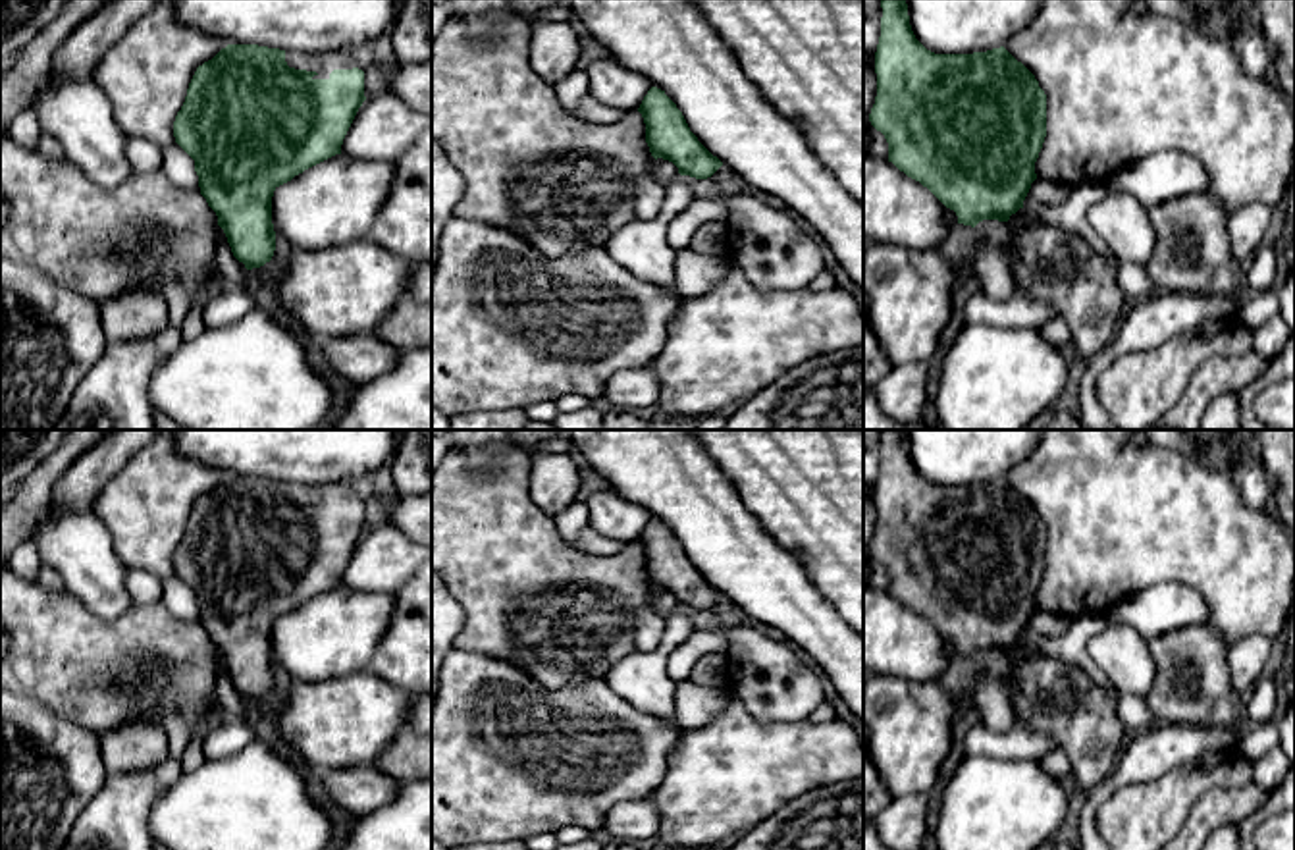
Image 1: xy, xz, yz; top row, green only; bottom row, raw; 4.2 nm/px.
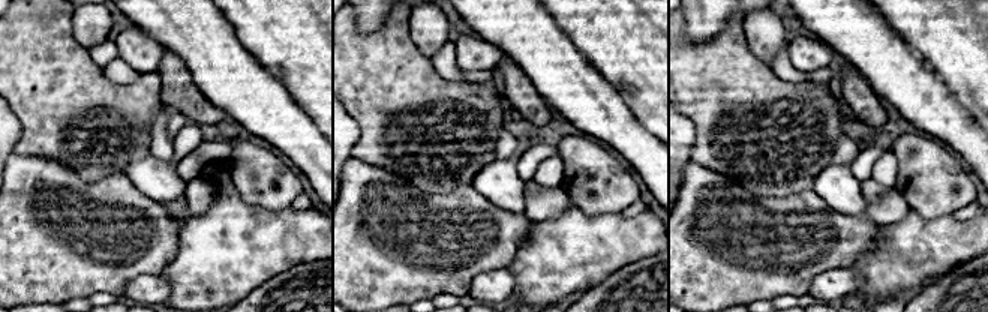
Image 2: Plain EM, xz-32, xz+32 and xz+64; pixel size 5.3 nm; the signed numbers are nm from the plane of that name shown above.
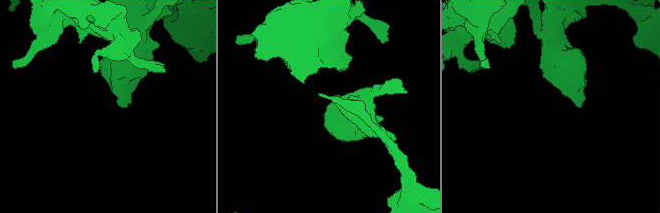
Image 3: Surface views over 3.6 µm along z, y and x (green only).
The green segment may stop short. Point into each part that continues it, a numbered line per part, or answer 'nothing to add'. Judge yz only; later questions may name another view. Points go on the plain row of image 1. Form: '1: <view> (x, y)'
1: yz (1055, 698)

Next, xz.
1: xz (532, 600)

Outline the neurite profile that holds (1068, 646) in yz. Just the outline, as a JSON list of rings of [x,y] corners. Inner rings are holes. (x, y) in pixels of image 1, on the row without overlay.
[[[1085,613],[1070,621],[1068,628],[1058,636],[1041,636],[1027,624],[1023,640],[1041,651],[1077,667],[1087,673],[1091,680],[1100,688],[1112,688],[1108,677],[1097,667],[1087,653],[1087,642],[1102,630],[1104,617],[1097,613]]]

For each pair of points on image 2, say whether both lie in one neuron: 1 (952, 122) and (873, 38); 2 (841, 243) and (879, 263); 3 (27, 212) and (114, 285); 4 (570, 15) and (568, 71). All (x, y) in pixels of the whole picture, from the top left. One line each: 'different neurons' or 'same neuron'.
1: same neuron
2: different neurons
3: same neuron
4: different neurons

